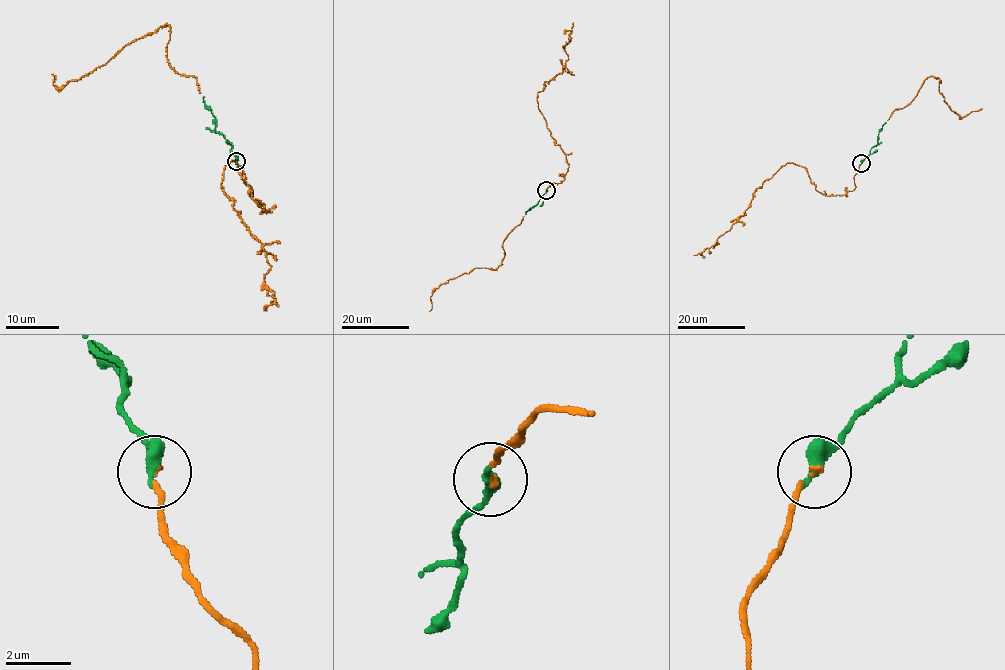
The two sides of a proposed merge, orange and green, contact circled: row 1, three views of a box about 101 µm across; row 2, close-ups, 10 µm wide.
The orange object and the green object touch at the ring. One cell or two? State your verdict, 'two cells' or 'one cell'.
one cell

